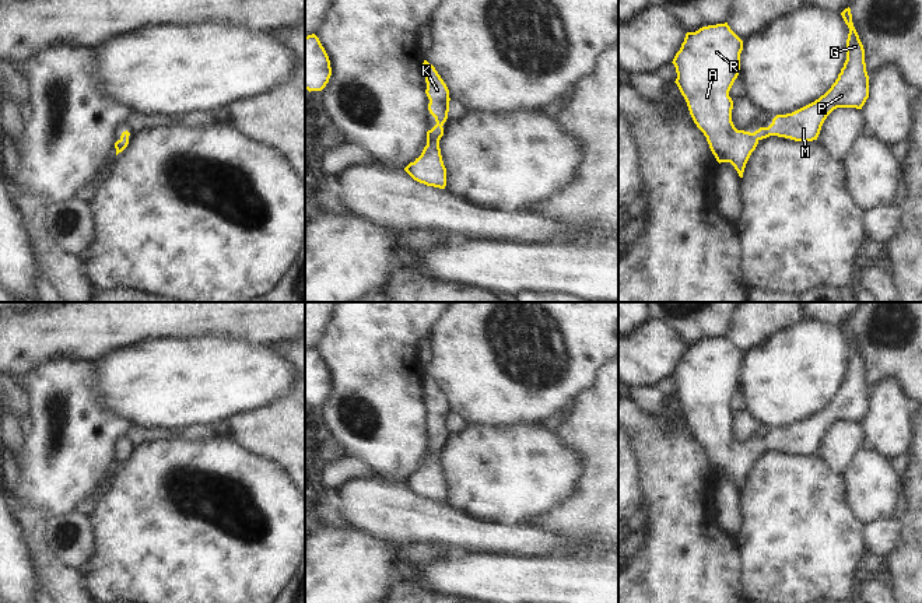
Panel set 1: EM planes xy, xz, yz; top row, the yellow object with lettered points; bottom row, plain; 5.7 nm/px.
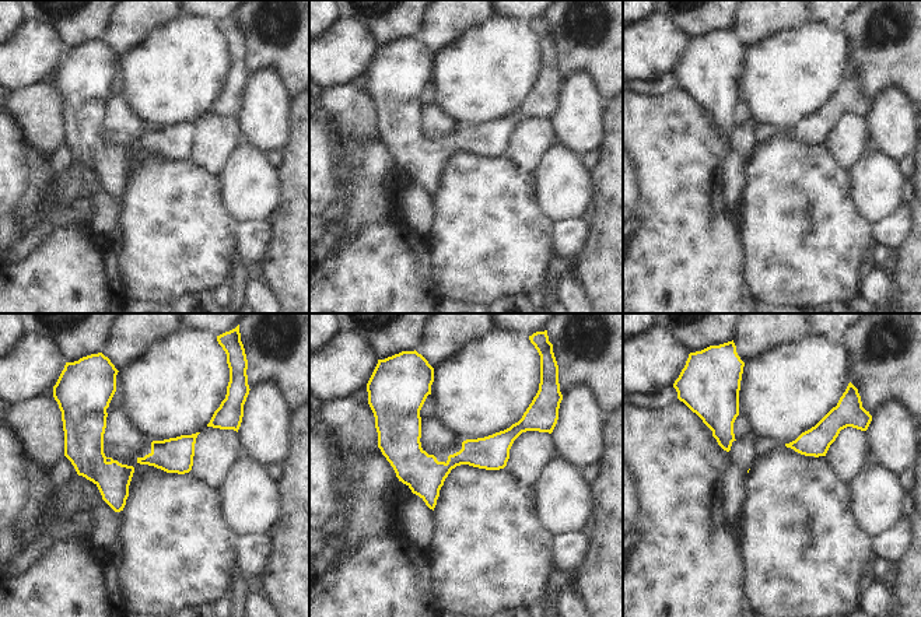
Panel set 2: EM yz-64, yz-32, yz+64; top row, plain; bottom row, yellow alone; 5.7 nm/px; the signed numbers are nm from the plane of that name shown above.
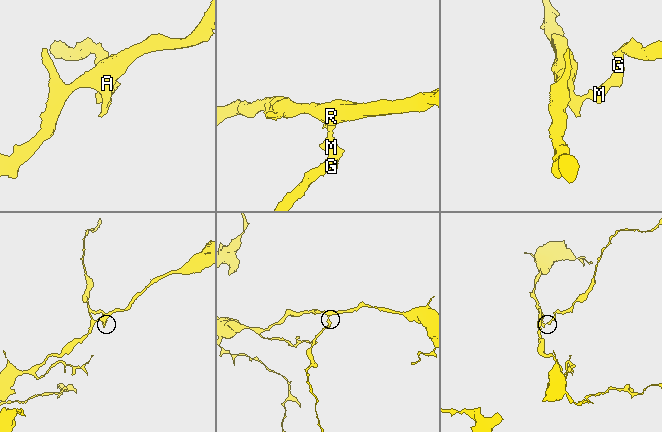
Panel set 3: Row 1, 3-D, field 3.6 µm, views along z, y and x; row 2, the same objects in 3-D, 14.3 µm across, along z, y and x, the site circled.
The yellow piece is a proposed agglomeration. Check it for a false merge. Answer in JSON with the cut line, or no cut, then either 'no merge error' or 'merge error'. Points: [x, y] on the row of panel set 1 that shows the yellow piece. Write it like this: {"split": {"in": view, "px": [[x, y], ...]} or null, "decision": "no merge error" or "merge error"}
{"split": null, "decision": "no merge error"}

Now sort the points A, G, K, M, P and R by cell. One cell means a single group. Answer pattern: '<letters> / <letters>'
A G K M P R

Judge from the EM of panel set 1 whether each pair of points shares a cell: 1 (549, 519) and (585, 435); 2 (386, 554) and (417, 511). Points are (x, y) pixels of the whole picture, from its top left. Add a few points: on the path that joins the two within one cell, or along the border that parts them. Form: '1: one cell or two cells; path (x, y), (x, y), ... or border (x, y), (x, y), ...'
1: one cell; path (572, 507), (592, 487), (592, 459)
2: two cells; border (363, 530), (399, 544)

